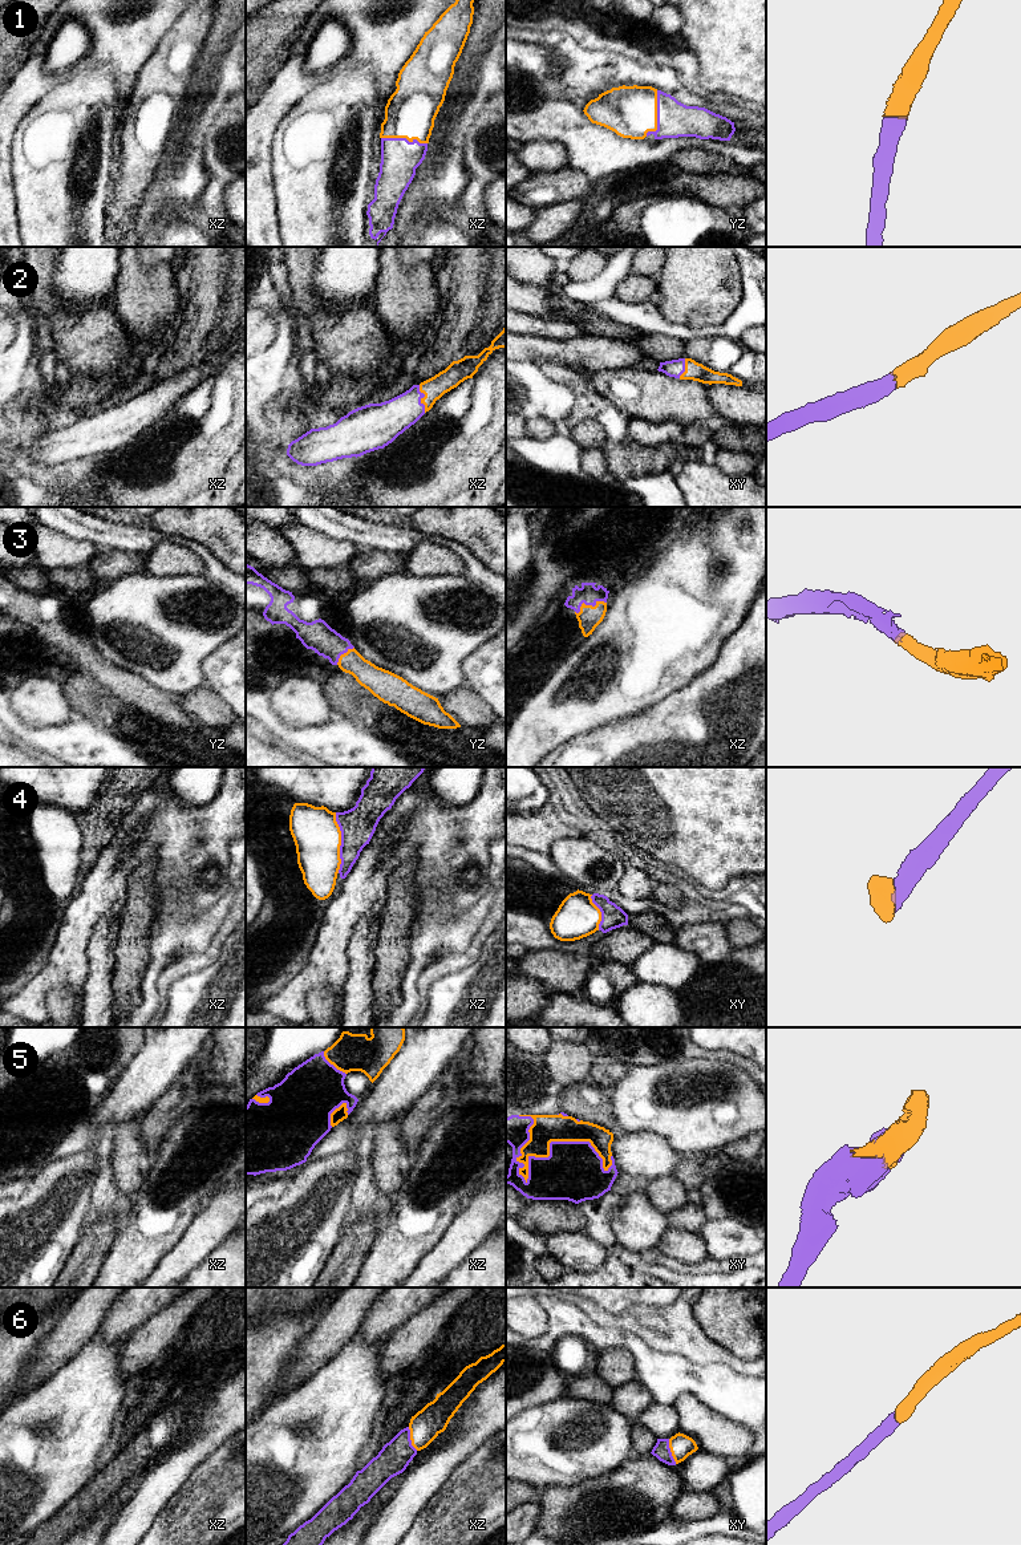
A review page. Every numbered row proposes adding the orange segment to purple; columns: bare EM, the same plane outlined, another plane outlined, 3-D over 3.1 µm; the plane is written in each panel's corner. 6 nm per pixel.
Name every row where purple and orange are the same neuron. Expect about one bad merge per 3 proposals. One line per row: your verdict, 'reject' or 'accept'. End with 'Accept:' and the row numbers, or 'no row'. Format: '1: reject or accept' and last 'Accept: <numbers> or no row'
1: accept
2: accept
3: accept
4: accept
5: accept
6: accept
Accept: 1, 2, 3, 4, 5, 6

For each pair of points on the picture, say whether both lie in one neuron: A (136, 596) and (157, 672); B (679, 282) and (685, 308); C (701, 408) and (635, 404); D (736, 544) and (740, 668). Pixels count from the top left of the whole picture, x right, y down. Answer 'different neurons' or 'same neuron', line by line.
A: same neuron
B: same neuron
C: same neuron
D: different neurons

